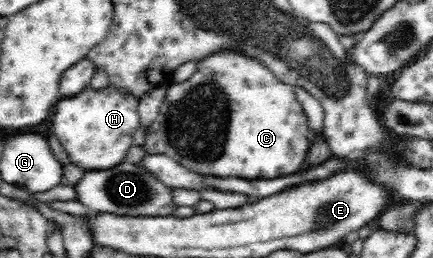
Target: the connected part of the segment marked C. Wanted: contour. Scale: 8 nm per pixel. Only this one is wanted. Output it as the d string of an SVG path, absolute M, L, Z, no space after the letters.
M222 51L198 61L196 73L183 82L168 82L164 99L154 121L154 154L160 153L198 175L236 177L236 179L270 179L302 170L304 153L312 135L307 115L295 95L295 86L273 76L261 63L239 51Z

